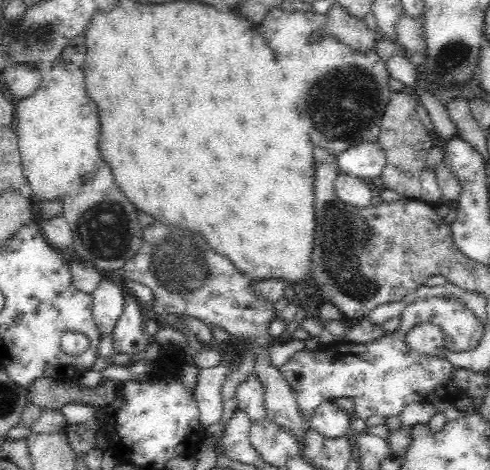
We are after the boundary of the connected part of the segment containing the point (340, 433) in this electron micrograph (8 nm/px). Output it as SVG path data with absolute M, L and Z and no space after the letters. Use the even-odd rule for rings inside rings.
M334 400L322 402L314 416L310 418L312 430L316 430L322 438L348 438L350 436L350 424L348 424L348 412L342 412Z

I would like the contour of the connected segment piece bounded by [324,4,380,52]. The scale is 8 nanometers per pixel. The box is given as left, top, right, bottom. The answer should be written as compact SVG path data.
M334 4L334 8L326 14L328 24L326 34L336 36L344 46L358 50L358 52L376 52L376 32L368 28L366 20L358 20L350 16L340 4Z

